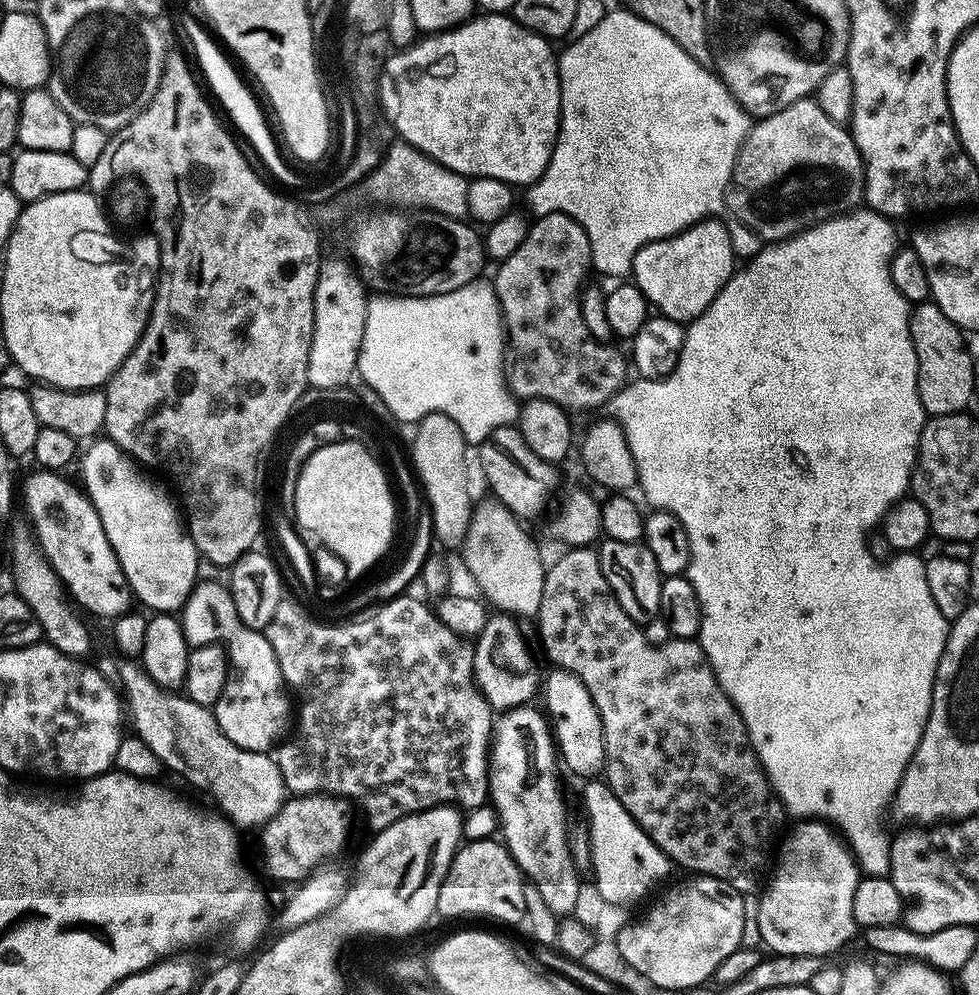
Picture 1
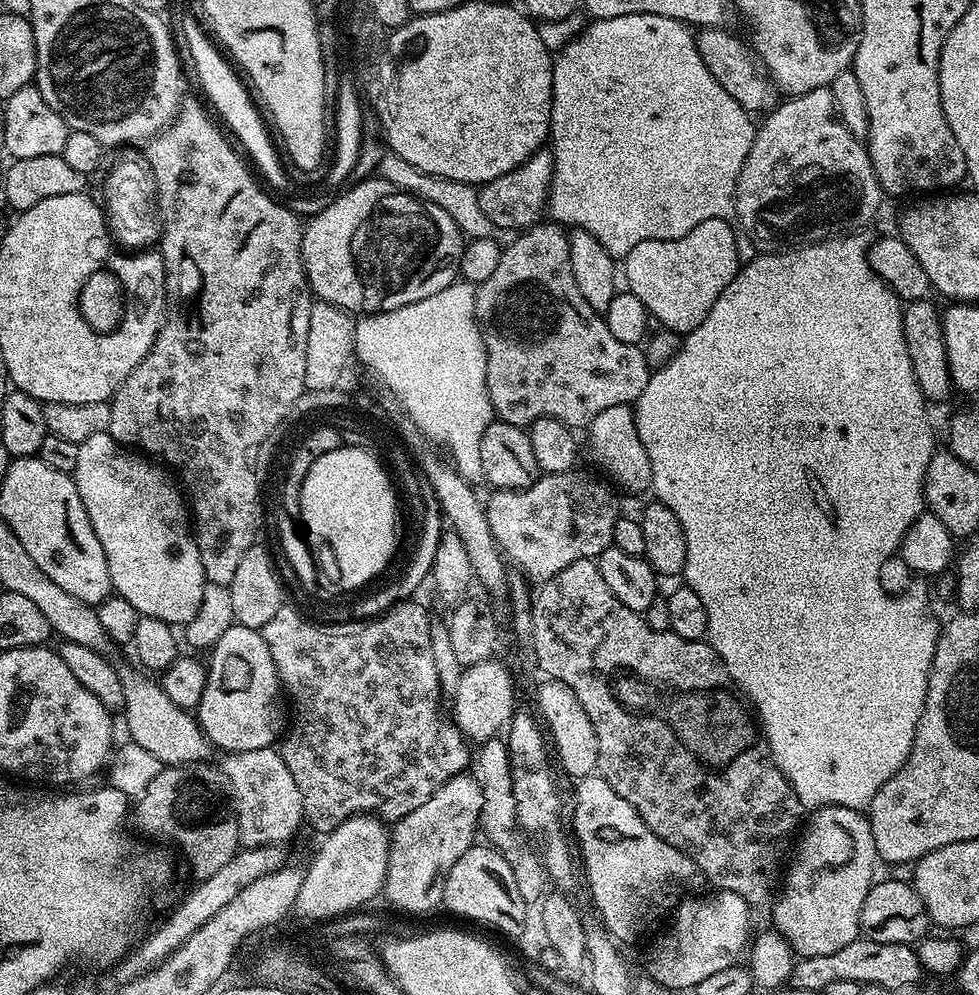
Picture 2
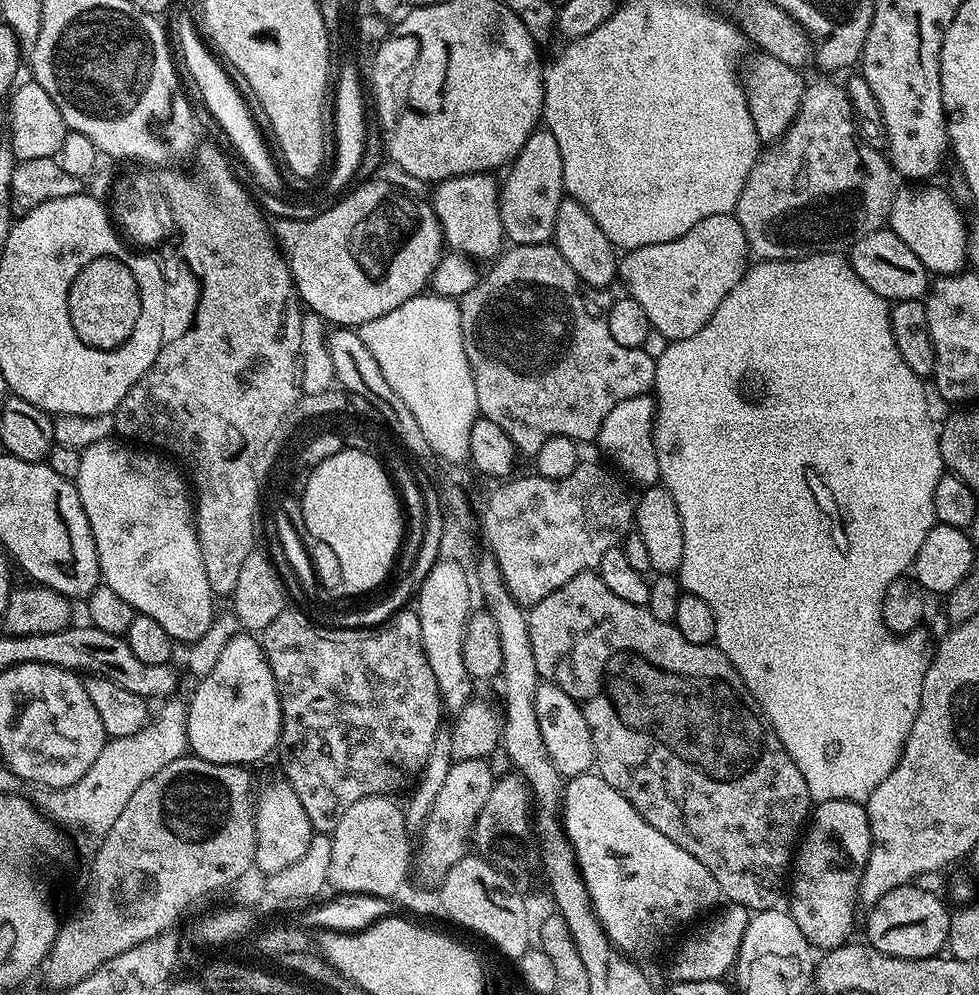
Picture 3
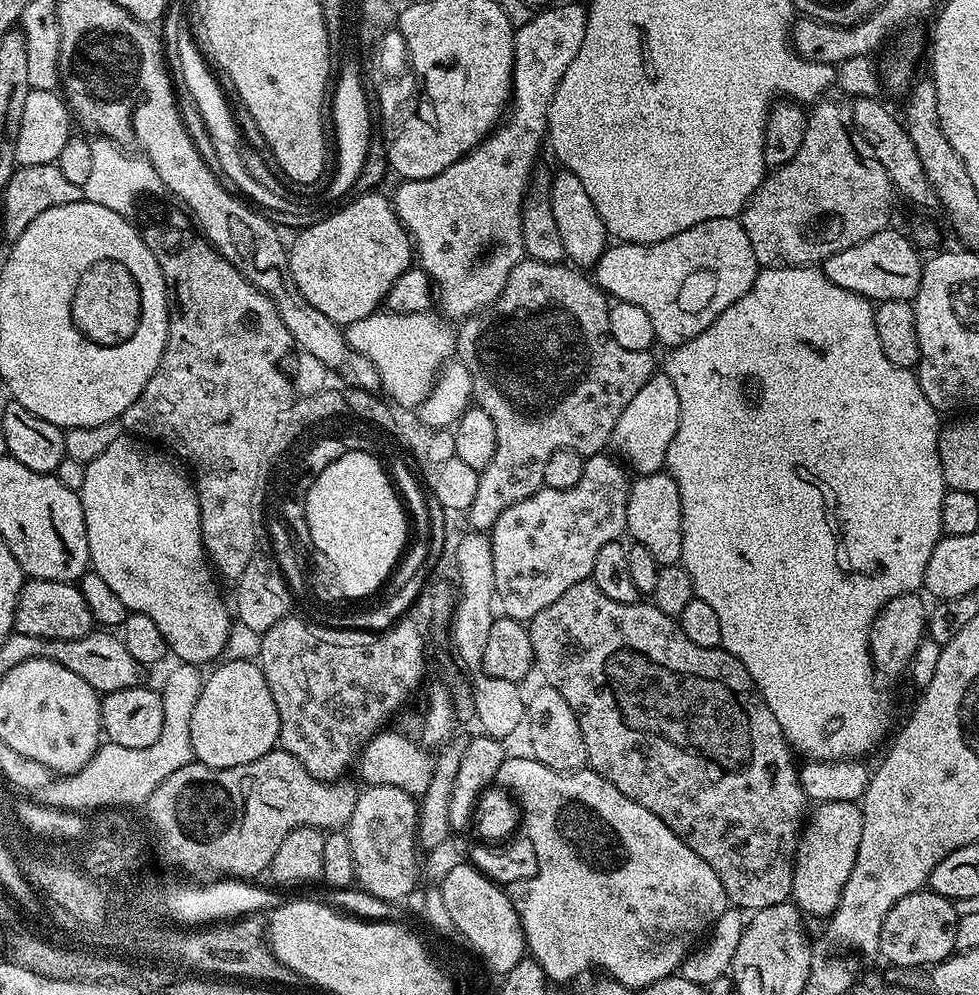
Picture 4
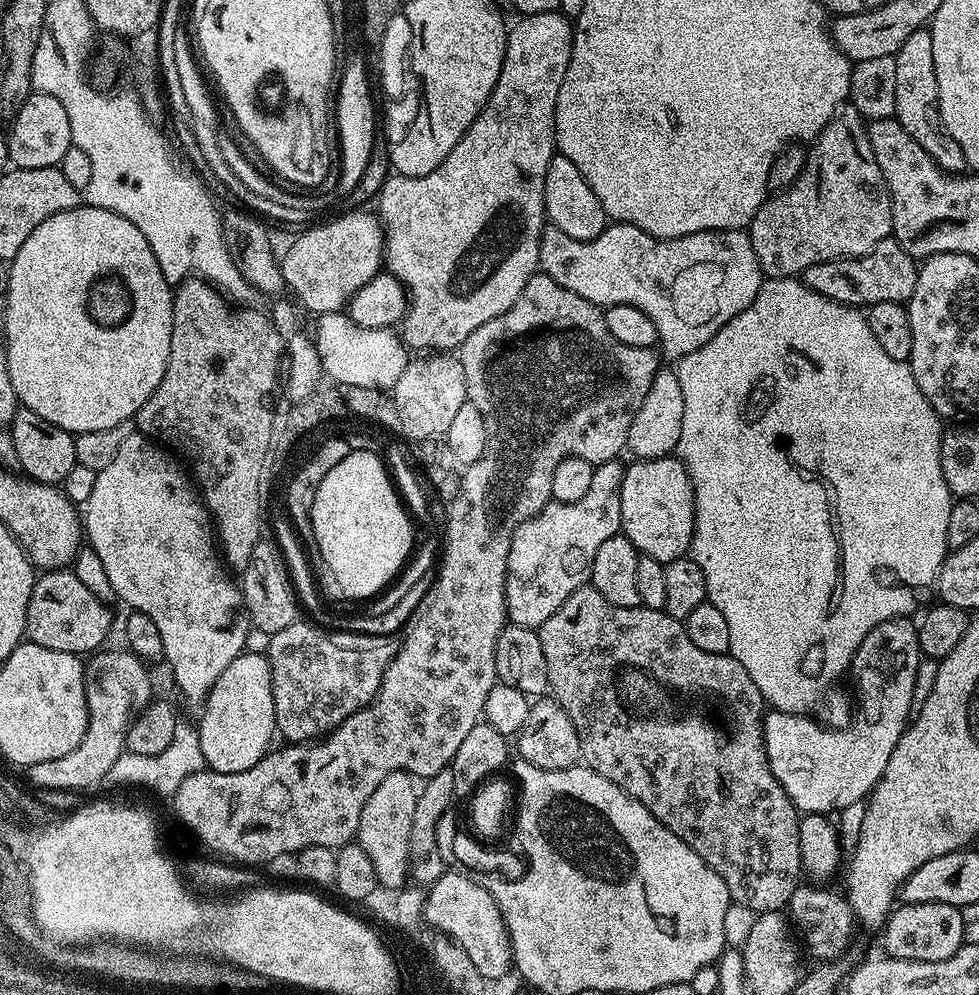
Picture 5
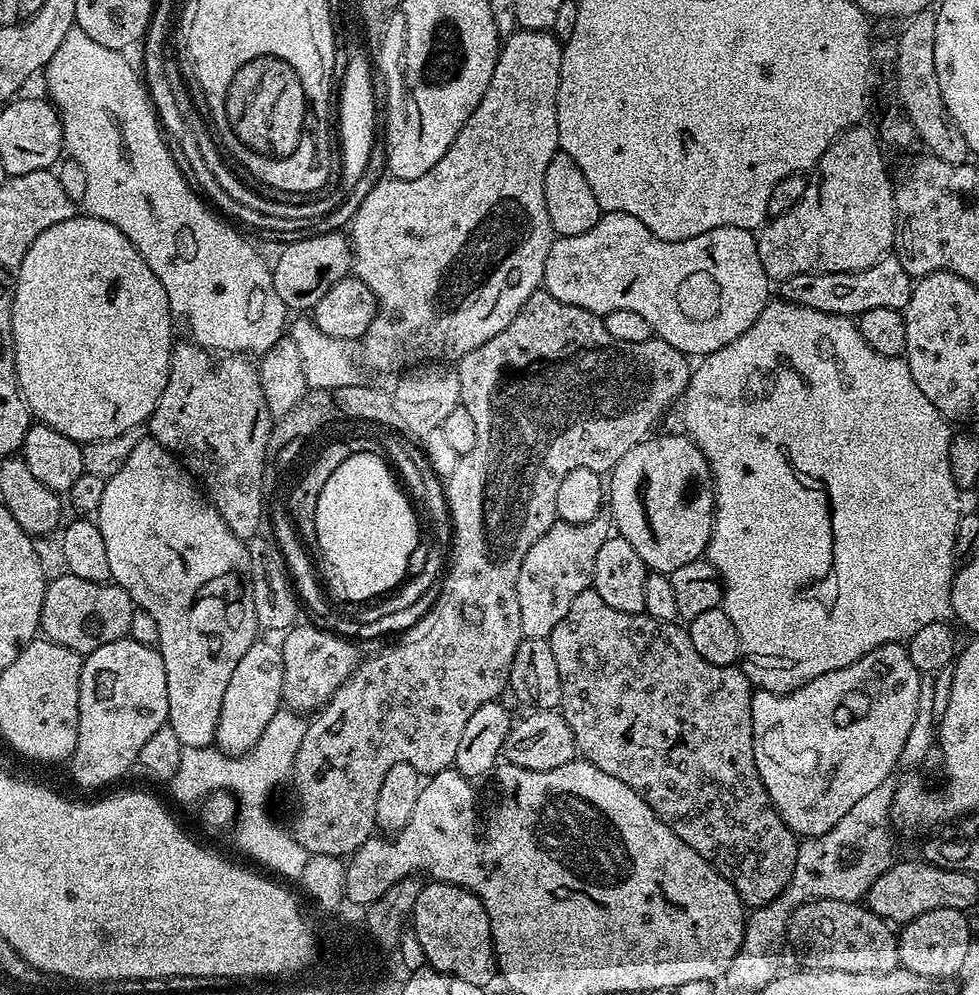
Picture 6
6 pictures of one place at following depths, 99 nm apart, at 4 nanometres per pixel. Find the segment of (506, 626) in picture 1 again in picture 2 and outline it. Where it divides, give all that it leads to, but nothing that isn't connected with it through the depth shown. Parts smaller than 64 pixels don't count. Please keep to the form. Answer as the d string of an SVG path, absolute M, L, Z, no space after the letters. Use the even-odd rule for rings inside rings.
M499 658L467 665L461 674L457 696L450 706L456 715L456 727L473 745L479 746L492 737L499 737L502 729L512 719L512 713L518 708L516 684L512 681L511 670Z

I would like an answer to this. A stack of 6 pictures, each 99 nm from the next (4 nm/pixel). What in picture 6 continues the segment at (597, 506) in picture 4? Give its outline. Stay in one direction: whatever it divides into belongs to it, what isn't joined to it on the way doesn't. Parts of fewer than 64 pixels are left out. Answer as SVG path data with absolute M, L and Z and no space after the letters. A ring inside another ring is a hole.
M607 515L596 516L585 524L571 524L560 520L526 550L522 568L518 570L518 614L522 614L522 634L529 640L547 640L549 634L566 618L574 598L582 590L592 587L594 558L602 542L610 534L610 520Z

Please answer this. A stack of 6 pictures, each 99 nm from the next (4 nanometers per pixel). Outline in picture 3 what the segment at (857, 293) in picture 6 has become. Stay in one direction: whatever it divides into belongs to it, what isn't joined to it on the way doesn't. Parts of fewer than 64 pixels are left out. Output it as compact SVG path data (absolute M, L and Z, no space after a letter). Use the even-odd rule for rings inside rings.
M885 226L866 234L850 249L850 263L854 274L874 290L883 300L895 302L897 300L919 300L929 291L930 273L922 262L918 262L918 254L898 238L891 228Z

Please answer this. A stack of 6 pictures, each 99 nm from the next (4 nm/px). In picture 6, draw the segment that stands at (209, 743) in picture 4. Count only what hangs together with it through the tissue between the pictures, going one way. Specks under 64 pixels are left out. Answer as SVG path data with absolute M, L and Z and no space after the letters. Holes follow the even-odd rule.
M268 638L256 639L250 650L242 654L238 666L234 666L234 674L230 674L226 694L222 694L222 714L214 744L227 756L249 752L262 738L262 730L270 726L270 718L282 708L282 654L275 643L264 639Z

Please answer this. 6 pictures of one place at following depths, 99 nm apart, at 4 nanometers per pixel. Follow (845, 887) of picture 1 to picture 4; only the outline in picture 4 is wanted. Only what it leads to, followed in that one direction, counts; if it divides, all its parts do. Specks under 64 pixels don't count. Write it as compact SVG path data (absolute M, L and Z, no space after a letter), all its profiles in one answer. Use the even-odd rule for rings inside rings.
M850 800L821 801L797 841L791 899L805 915L829 917L841 900L842 890L854 866L864 825L863 809Z

